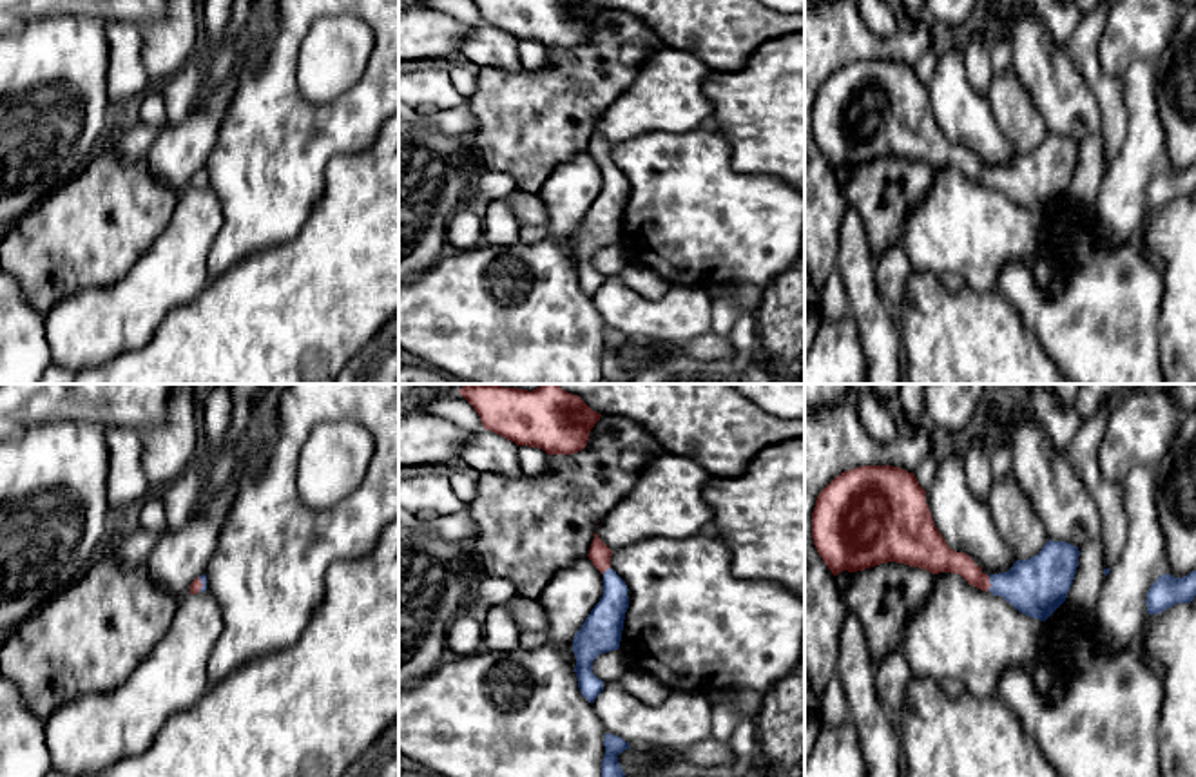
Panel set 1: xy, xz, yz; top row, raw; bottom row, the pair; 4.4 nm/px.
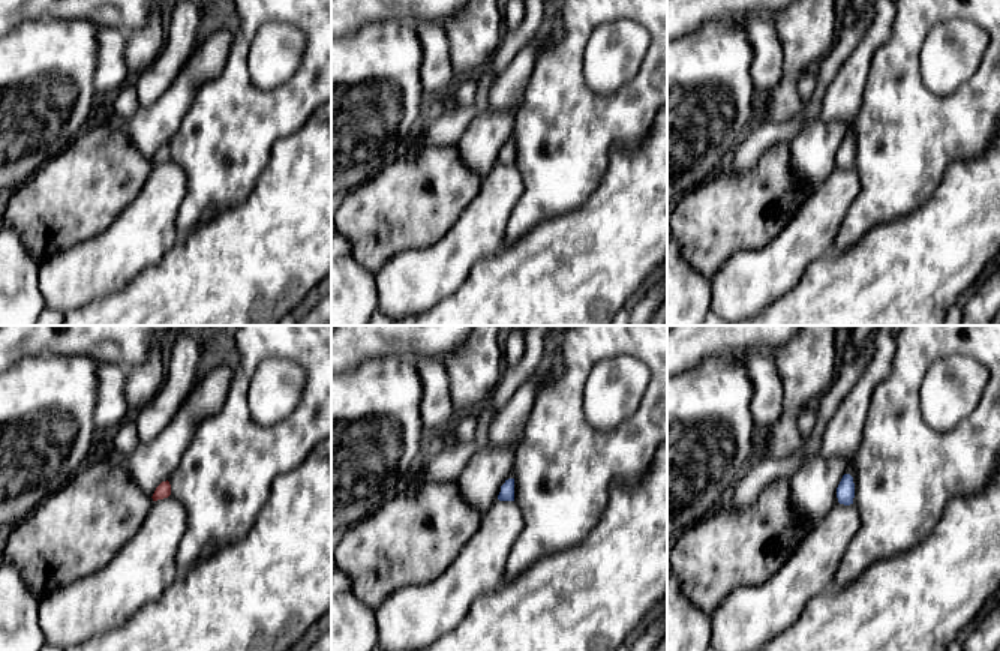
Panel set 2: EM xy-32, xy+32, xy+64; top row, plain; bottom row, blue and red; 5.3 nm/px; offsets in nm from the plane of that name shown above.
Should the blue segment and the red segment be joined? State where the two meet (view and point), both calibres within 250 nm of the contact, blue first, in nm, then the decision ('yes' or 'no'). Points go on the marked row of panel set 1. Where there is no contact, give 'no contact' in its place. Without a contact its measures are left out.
meets blue in yz at (990, 582); 260 nm thick on the blue side, 130 nm on the other; yes

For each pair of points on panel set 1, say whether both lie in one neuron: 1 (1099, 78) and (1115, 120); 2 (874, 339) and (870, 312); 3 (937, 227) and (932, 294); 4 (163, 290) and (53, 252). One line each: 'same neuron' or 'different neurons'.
1: same neuron
2: same neuron
3: different neurons
4: different neurons

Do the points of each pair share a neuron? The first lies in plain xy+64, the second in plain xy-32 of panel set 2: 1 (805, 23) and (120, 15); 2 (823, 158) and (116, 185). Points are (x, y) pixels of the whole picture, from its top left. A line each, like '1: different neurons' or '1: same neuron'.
1: different neurons
2: different neurons

